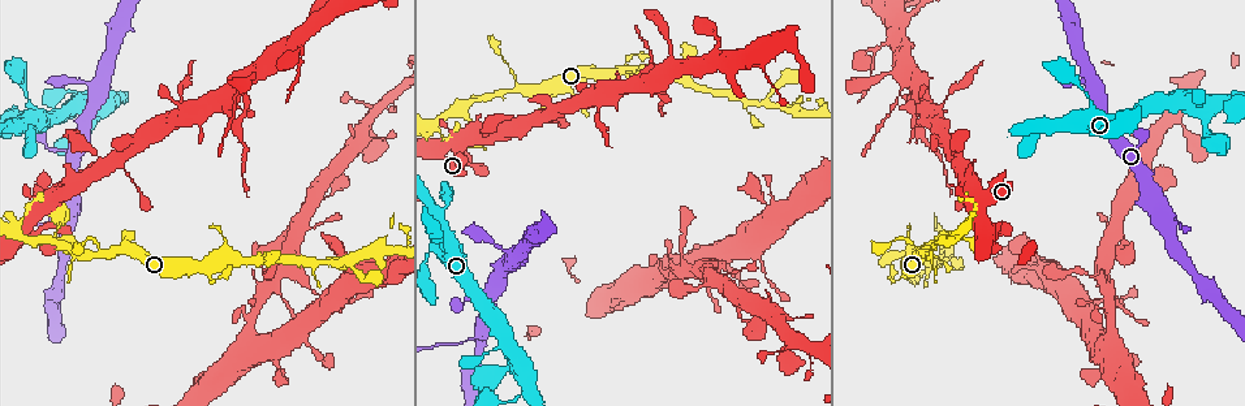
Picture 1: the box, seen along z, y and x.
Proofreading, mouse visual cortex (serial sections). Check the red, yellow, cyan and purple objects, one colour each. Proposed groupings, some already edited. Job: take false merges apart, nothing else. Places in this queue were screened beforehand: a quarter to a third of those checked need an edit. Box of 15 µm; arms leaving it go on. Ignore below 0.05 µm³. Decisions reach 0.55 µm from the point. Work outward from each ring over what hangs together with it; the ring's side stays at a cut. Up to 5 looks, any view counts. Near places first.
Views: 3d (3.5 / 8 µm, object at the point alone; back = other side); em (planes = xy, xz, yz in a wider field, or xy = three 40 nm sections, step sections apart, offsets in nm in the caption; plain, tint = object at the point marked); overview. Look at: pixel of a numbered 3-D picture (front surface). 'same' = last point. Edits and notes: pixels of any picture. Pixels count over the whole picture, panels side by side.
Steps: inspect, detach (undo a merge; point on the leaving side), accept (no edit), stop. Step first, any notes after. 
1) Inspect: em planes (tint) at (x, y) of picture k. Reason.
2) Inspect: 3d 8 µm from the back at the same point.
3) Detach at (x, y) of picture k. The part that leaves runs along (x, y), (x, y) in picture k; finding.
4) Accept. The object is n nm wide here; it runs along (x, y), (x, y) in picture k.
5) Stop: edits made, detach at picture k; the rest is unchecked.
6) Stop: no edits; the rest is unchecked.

Inspect: 3d 3.5 µm at (1082, 127) of picture 1. Thin neck.

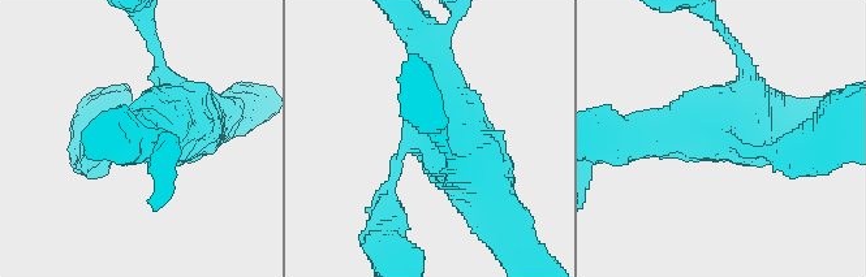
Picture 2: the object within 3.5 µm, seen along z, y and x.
Inspect: em xy step 2 (tint) at (720, 139) of picture 2.

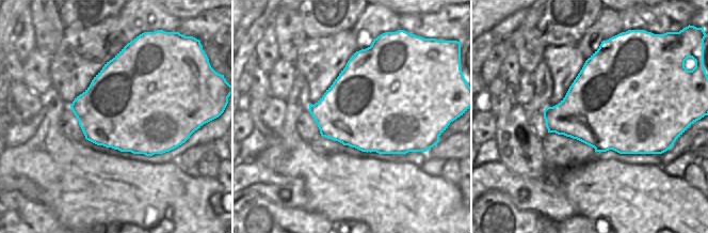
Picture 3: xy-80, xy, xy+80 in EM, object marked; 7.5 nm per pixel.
Inspect: em xy step 1 (tint) at the same point. Another direction.

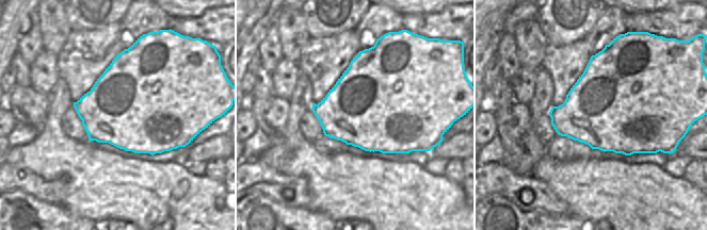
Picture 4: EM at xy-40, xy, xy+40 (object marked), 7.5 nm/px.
Accept. It runs along (482, 198), (451, 142), (422, 42) in picture 2; continuous, no second cell.

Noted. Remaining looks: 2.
Inspect: 3d 3.5 µm at (226, 104) of picture 1. A fork.

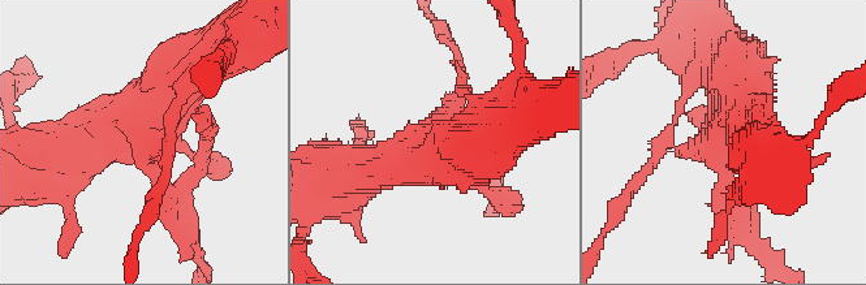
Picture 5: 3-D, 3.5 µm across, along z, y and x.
Detach at (168, 219) of picture 5. The part that leaves runs along (167, 190), (199, 263) in picture 5; two cells meet here.

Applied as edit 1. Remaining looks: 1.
Stop: edits made, detach at picture 5; the rest is unchecked.

